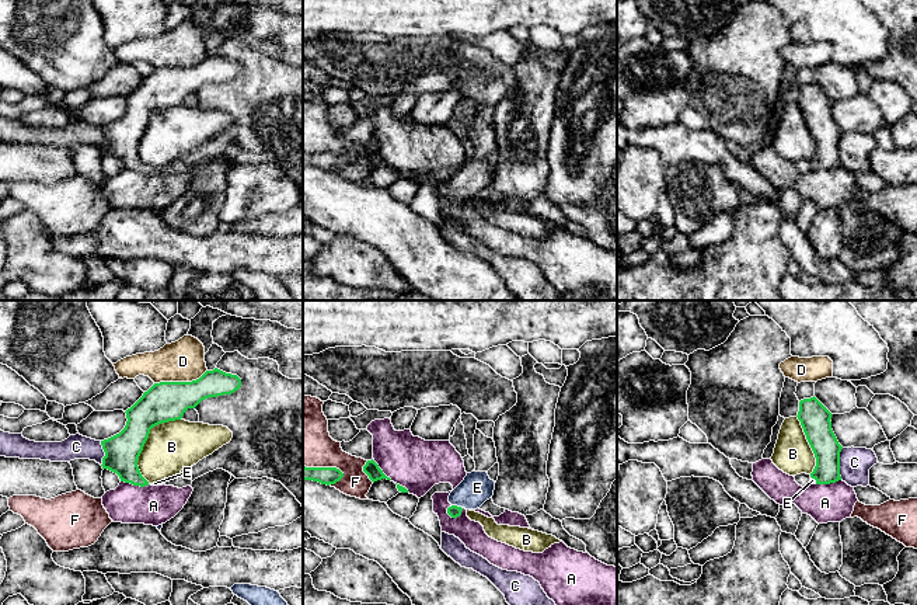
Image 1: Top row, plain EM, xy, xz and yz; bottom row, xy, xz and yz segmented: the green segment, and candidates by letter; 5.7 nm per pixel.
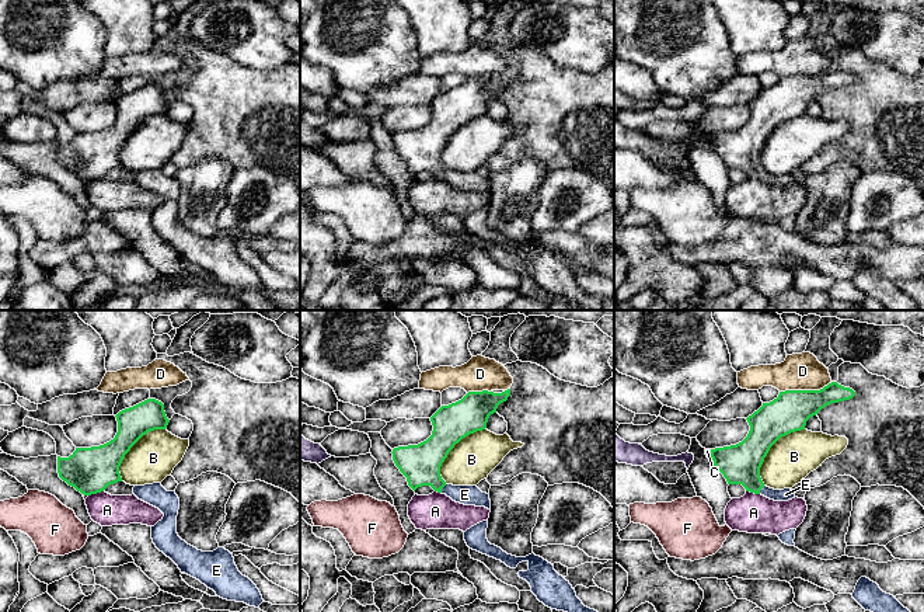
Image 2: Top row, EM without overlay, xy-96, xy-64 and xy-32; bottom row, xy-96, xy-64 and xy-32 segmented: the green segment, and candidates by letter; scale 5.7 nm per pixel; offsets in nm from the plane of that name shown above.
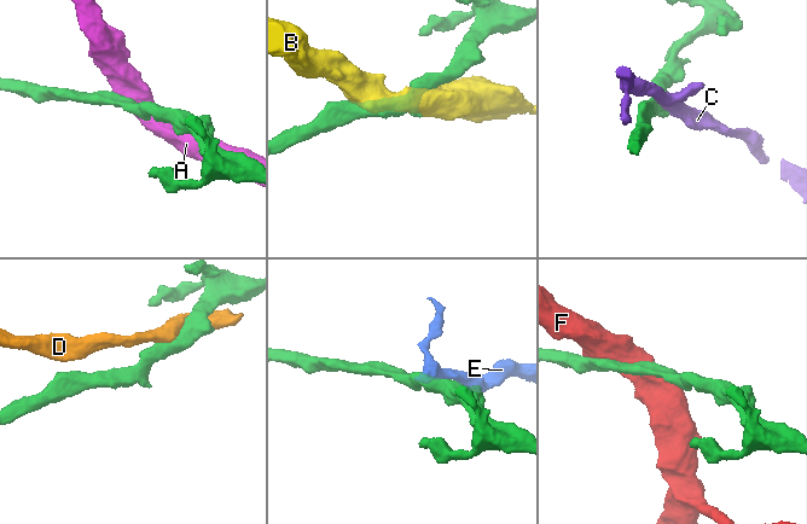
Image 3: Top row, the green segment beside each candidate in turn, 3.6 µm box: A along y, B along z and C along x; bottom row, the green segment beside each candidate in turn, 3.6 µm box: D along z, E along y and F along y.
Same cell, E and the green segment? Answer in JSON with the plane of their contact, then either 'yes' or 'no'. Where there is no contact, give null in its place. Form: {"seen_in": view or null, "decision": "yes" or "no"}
{"seen_in": "xz", "decision": "yes"}

